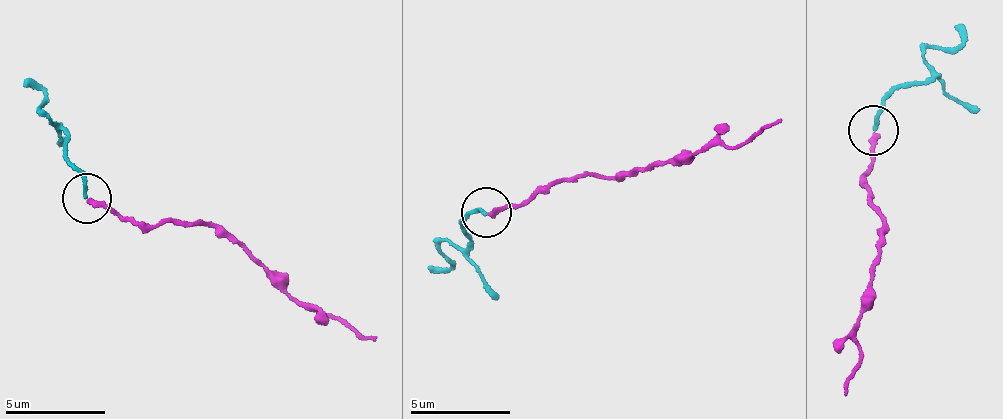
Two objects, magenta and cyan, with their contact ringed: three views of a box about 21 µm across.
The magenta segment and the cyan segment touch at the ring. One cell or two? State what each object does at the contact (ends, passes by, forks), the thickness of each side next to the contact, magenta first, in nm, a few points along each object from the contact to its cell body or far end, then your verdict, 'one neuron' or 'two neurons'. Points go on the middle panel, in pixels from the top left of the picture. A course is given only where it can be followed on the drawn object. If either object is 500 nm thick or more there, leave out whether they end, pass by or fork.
magenta ends there; cyan ends there; 240 nm thick on the magenta side, 170 nm on the other; magenta runs (485, 214), (550, 184), (608, 176), (700, 149), (744, 143), (782, 117); cyan runs (485, 214), (480, 207), (463, 222), (467, 245), (442, 244), (449, 266), (427, 265); one neuron

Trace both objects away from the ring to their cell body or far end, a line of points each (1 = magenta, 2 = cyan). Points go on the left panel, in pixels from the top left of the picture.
1: (85, 199), (153, 226), (209, 221), (294, 299), (378, 335)
2: (85, 199), (85, 186), (67, 159), (64, 128), (43, 112), (42, 93), (23, 87)

